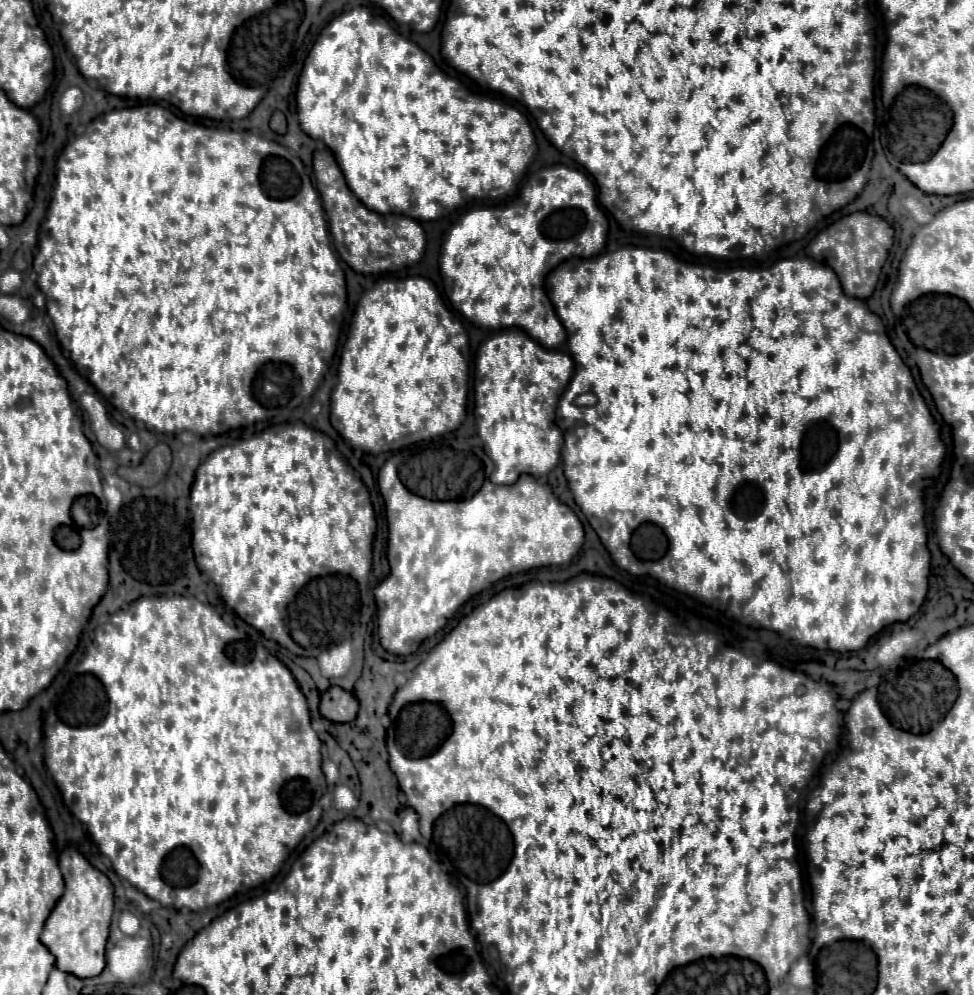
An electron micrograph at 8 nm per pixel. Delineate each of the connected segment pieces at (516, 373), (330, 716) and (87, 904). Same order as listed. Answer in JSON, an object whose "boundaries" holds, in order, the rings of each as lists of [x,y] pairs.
{"boundaries":[[[[511,328],[497,332],[481,346],[473,376],[473,414],[477,416],[477,432],[483,442],[483,450],[495,464],[495,470],[491,474],[493,484],[513,484],[521,474],[543,478],[557,466],[563,446],[563,434],[555,426],[555,408],[561,398],[561,390],[567,388],[571,376],[573,360],[567,354],[537,346],[537,342],[533,342],[523,330]]],[[[331,686],[327,692],[321,694],[319,702],[319,712],[323,718],[331,722],[353,722],[359,710],[359,702],[351,692],[345,692],[339,686]]],[[[65,848],[59,856],[65,892],[45,922],[41,944],[55,956],[55,968],[77,978],[95,978],[105,968],[105,944],[113,916],[113,884],[95,870],[75,848]]]]}

